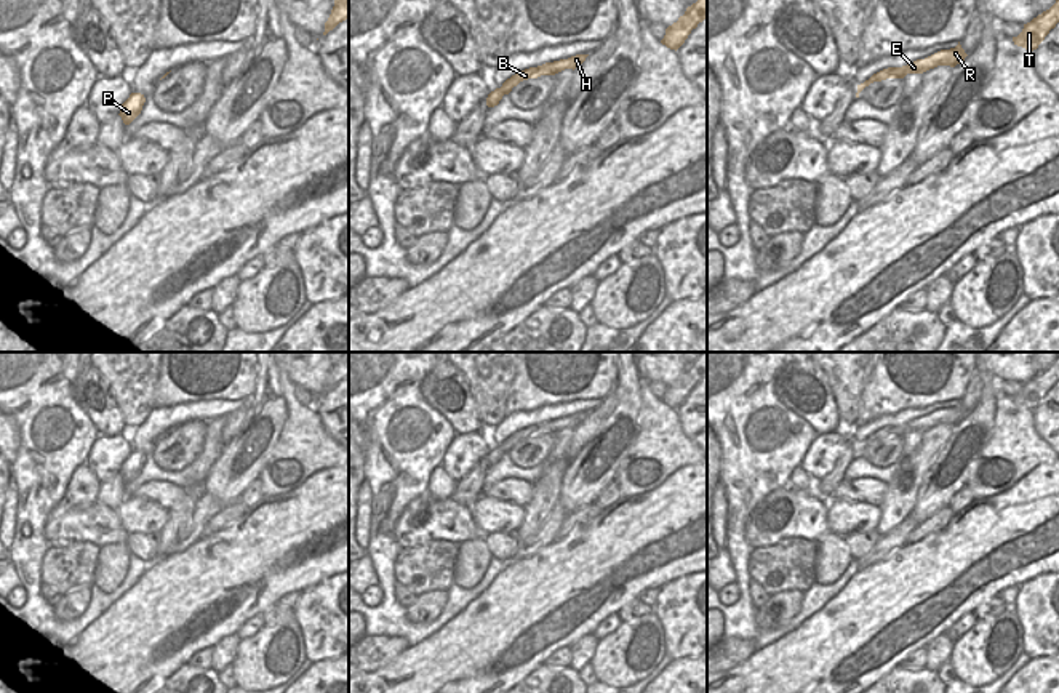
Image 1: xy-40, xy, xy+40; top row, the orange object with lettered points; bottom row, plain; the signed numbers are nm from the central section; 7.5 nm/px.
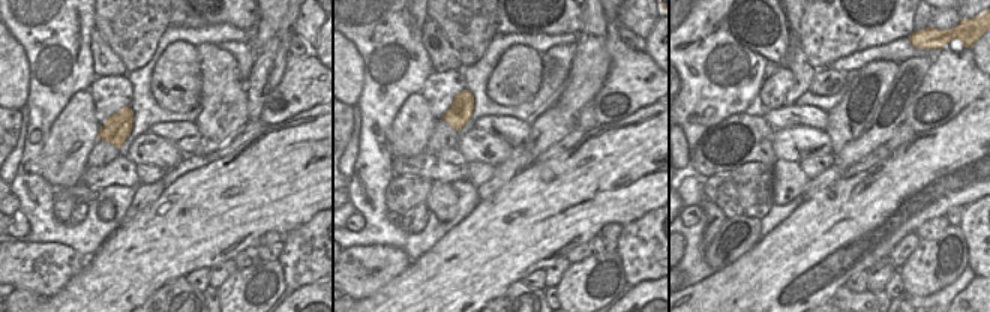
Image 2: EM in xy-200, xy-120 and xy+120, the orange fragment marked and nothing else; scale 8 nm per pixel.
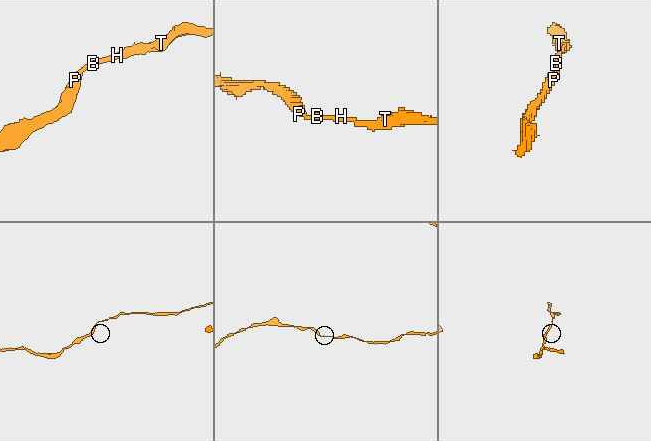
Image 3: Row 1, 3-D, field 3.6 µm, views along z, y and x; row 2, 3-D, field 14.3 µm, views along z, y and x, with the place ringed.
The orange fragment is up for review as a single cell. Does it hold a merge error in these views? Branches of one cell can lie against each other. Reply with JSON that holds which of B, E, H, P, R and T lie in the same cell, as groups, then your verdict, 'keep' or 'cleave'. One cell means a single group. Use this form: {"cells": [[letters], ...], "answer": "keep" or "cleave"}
{"cells": [["B", "E", "H", "P", "R", "T"]], "answer": "keep"}

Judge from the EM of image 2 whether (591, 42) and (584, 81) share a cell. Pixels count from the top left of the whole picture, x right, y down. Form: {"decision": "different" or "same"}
{"decision": "same"}

